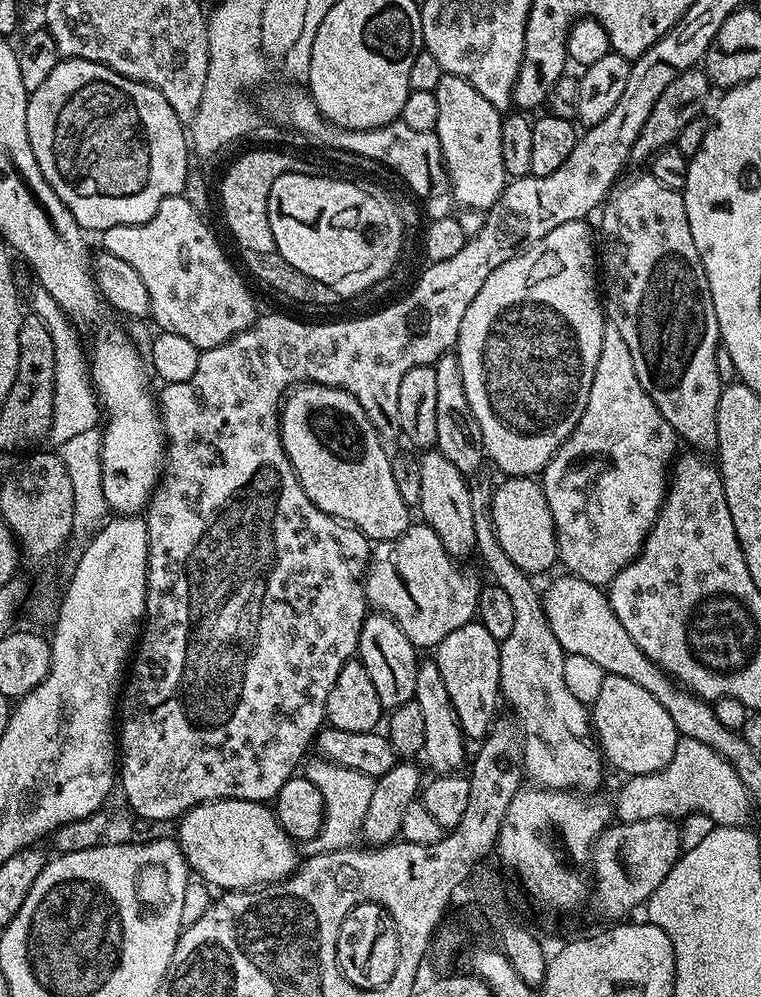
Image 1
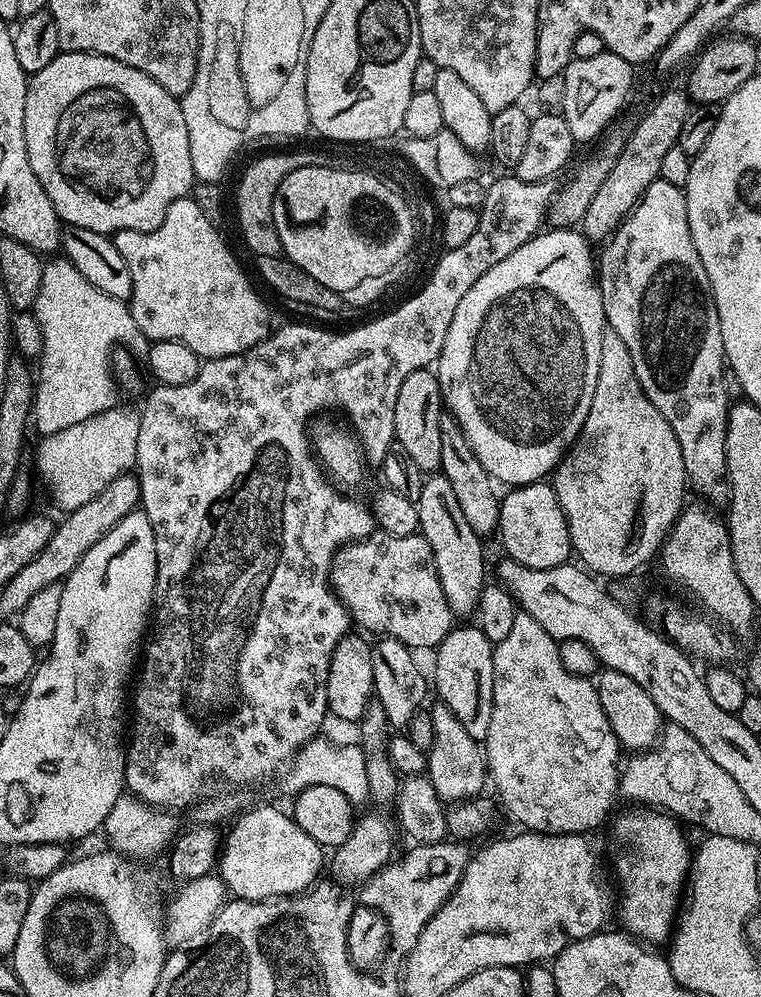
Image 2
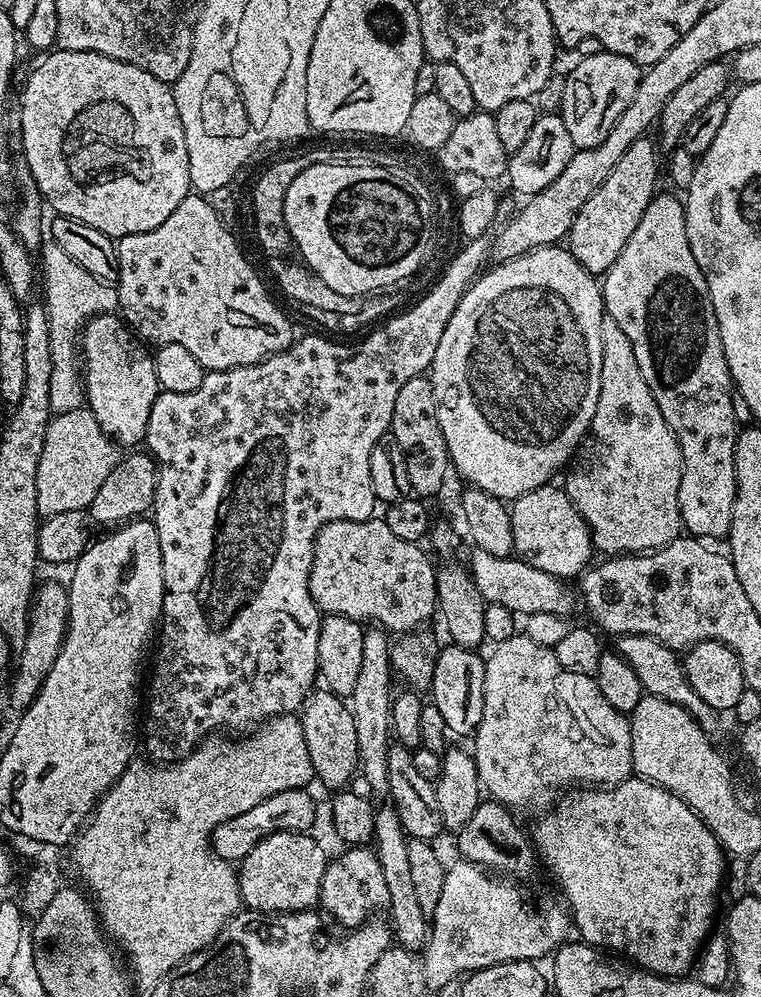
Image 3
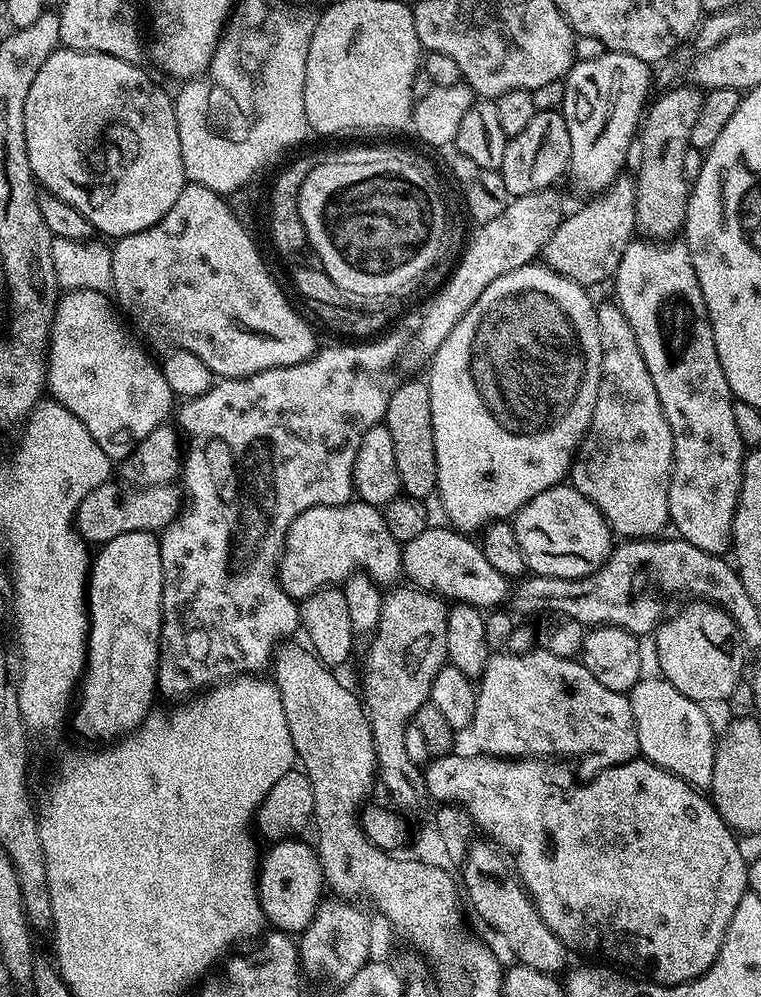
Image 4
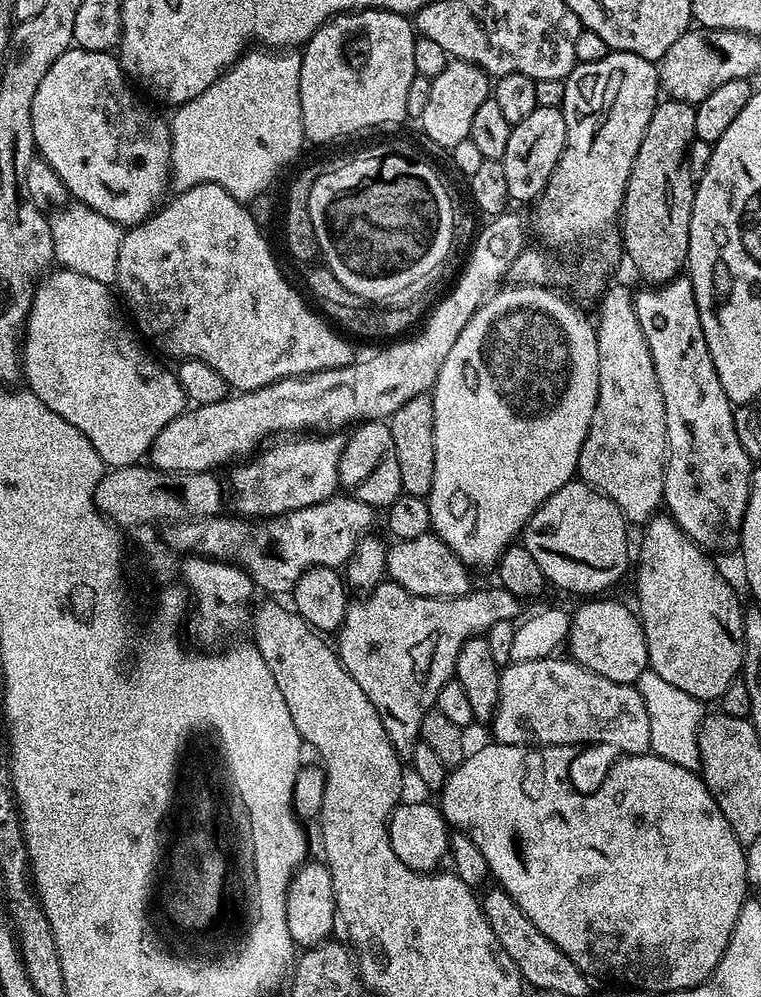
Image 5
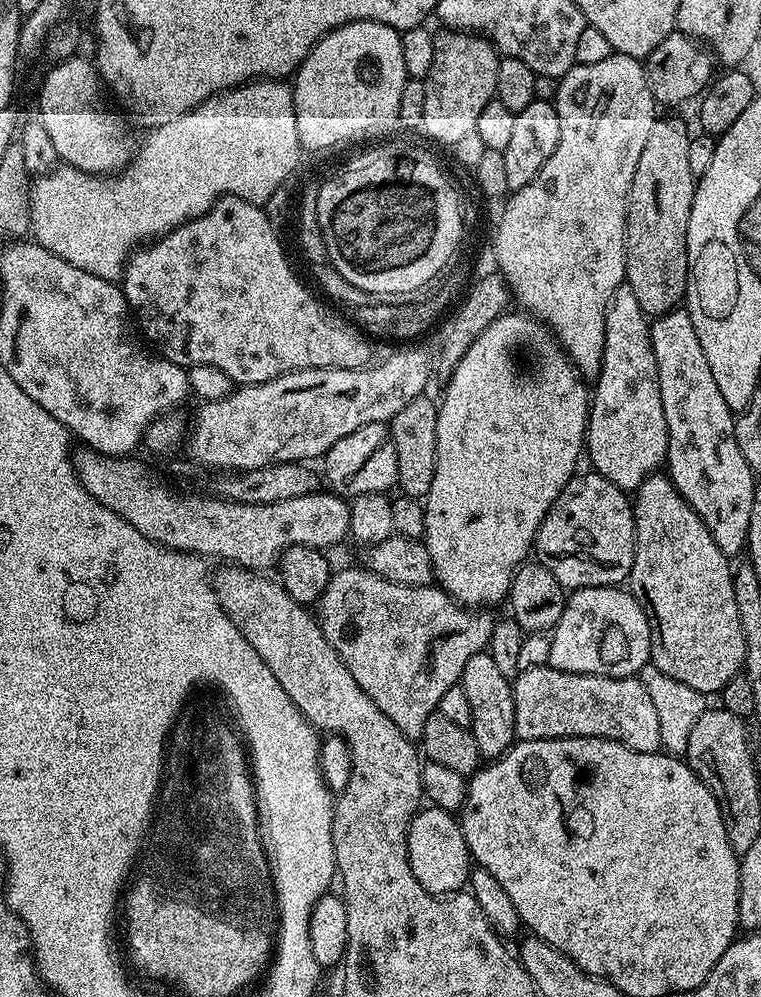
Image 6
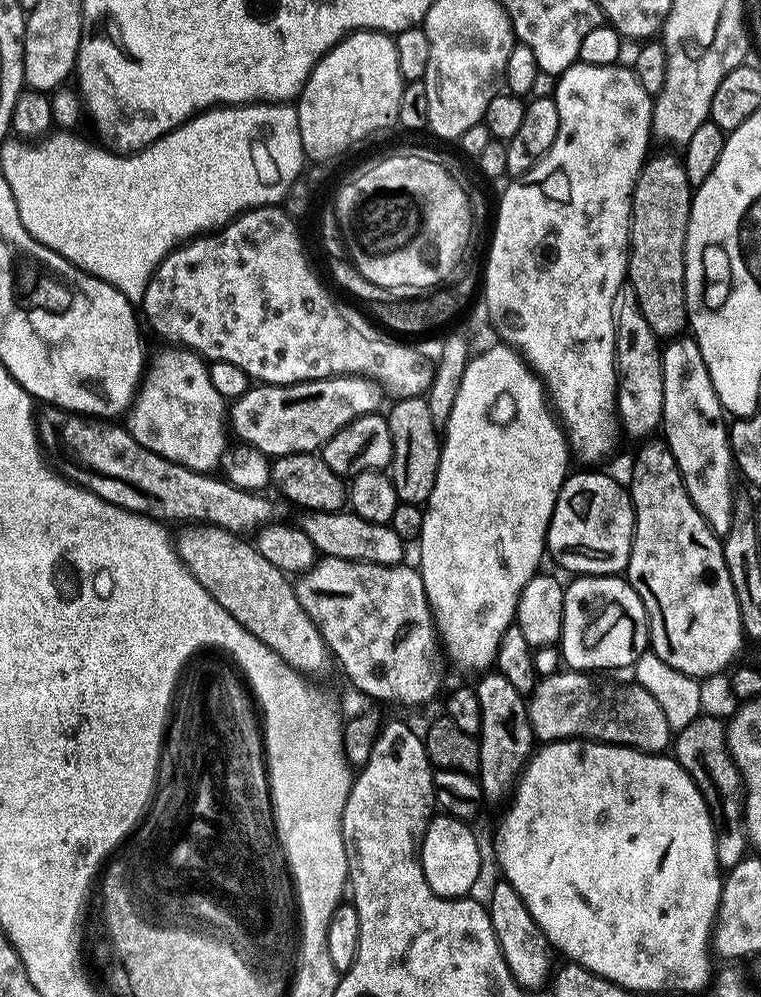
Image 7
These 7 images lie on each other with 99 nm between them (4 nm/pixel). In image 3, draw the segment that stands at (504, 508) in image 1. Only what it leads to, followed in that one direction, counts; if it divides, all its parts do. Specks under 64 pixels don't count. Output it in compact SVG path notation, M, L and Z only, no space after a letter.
M546 483L511 501L515 555L538 570L546 570L546 574L576 578L593 563L592 532L563 487L554 485Z

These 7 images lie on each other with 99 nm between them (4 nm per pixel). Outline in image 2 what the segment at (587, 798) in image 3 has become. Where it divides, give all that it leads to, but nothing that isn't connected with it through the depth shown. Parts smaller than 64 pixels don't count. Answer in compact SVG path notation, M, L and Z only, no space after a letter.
M632 806L629 809L629 812L622 813L616 821L615 819L611 821L611 824L613 823L612 836L620 847L616 852L616 880L620 883L620 892L618 888L619 927L645 945L667 945L675 929L678 909L681 907L682 897L686 892L688 870L693 853L690 848L688 852L688 840L683 832L685 829L675 816L669 816L666 812L647 806Z

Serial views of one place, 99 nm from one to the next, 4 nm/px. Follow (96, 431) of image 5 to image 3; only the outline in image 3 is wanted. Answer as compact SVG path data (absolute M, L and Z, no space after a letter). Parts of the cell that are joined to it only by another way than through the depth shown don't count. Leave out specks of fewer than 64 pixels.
M111 312L93 316L84 324L79 333L78 348L82 353L82 383L88 411L94 414L98 426L117 445L139 445L144 439L146 426L150 422L150 406L154 406L156 397L162 391L158 382L158 374L154 374L153 353L137 339L132 329L119 315Z

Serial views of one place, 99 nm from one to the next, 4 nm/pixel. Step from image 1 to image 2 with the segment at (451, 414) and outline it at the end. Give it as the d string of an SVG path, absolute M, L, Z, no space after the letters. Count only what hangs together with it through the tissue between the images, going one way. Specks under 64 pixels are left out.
M444 414L440 417L440 430L442 436L442 462L439 471L454 486L454 495L458 497L458 506L462 506L462 515L466 522L470 522L470 530L474 530L481 538L495 533L500 527L501 497L496 496L497 485L489 476L486 466L478 462L478 454L470 446L462 426L455 416Z

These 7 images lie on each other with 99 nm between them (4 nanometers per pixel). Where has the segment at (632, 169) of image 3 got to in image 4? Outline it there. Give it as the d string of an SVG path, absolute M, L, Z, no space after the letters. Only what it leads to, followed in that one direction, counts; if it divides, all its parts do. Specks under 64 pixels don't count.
M621 174L610 187L585 199L588 201L577 212L569 211L560 221L558 230L550 234L550 242L546 242L542 253L544 267L585 286L604 284L607 280L609 283L616 275L618 262L622 262L622 254L626 254L626 246L632 243L638 232L635 220L635 188L635 179L631 175Z

